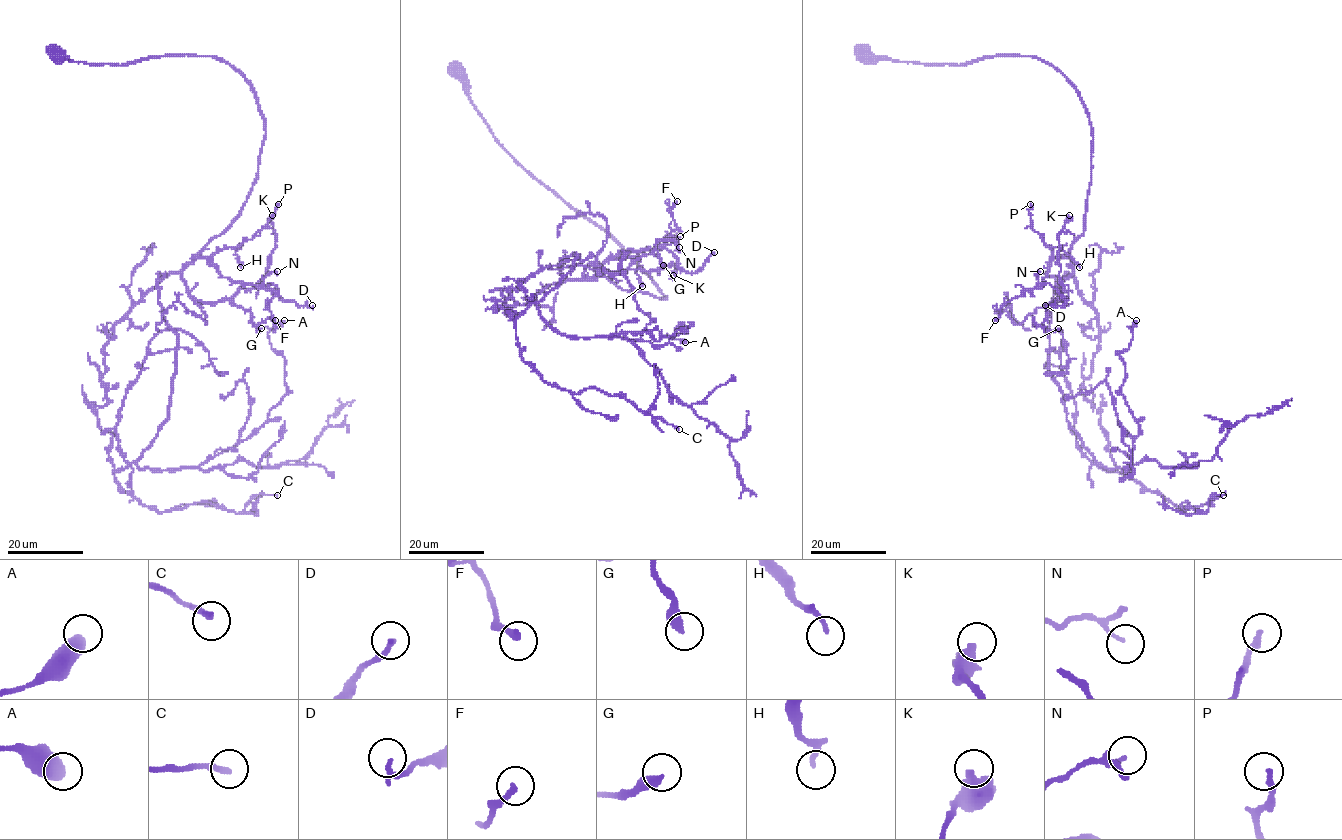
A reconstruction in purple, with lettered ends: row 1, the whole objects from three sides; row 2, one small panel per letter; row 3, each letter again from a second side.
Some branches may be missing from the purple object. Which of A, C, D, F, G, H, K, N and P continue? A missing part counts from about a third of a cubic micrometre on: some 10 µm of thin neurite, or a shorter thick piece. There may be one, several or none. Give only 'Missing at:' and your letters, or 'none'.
Missing at: none

